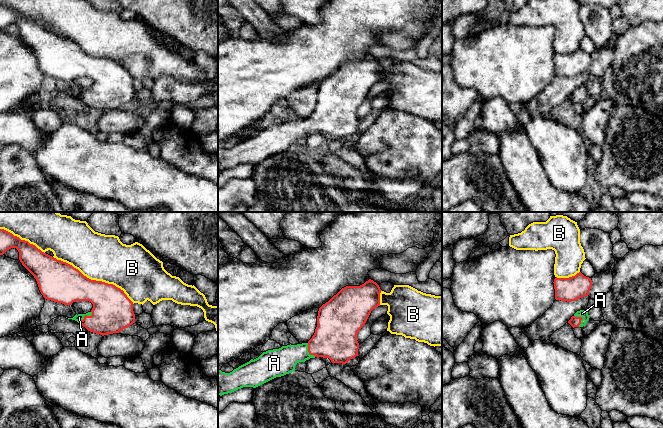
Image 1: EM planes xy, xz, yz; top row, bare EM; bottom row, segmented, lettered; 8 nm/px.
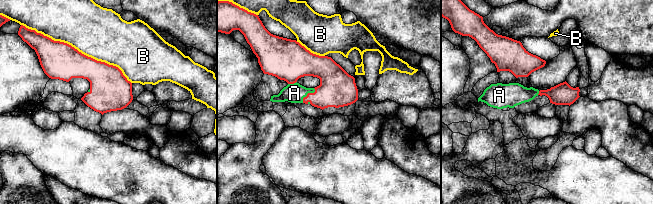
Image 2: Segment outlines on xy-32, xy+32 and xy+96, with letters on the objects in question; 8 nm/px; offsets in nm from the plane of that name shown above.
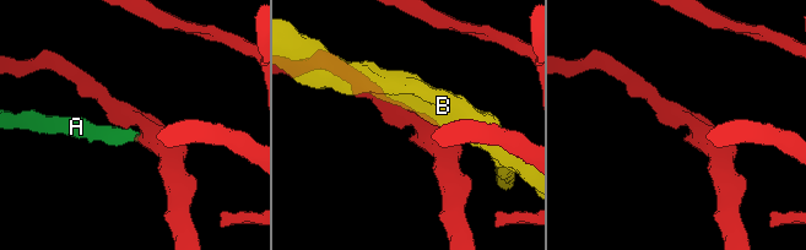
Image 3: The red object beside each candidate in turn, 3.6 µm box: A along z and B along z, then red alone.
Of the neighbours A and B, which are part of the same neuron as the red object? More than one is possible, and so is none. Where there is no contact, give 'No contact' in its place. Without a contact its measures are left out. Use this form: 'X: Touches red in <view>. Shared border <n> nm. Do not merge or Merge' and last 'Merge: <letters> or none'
A: Touches red in xy. Shared border 140 nm. Merge
B: Touches red in xy. Shared border 750 nm. Do not merge
Merge: A

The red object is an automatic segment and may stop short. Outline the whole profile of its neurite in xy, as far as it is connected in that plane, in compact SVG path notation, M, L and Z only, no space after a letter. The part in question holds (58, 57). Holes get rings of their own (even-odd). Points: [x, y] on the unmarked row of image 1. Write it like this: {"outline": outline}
{"outline": "M0 5L0 31L11 24L18 26L20 38L34 52L45 75L64 81L72 81L75 77L93 80L90 88L68 95L102 112L119 109L135 99L133 78L120 64L91 56L72 41Z"}

